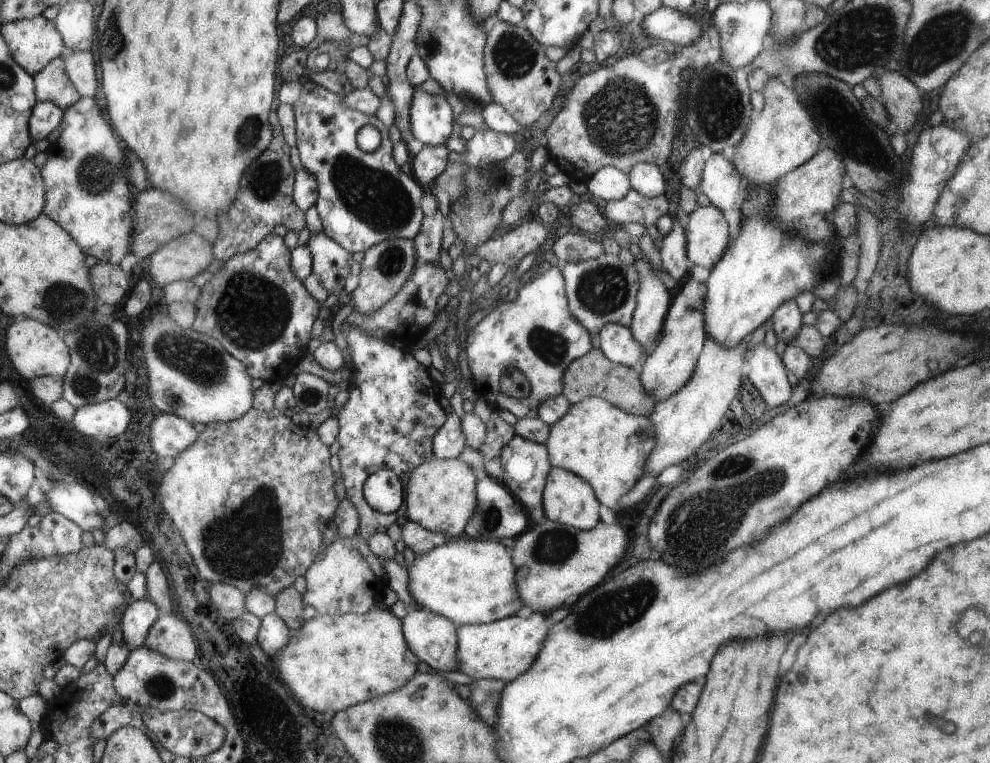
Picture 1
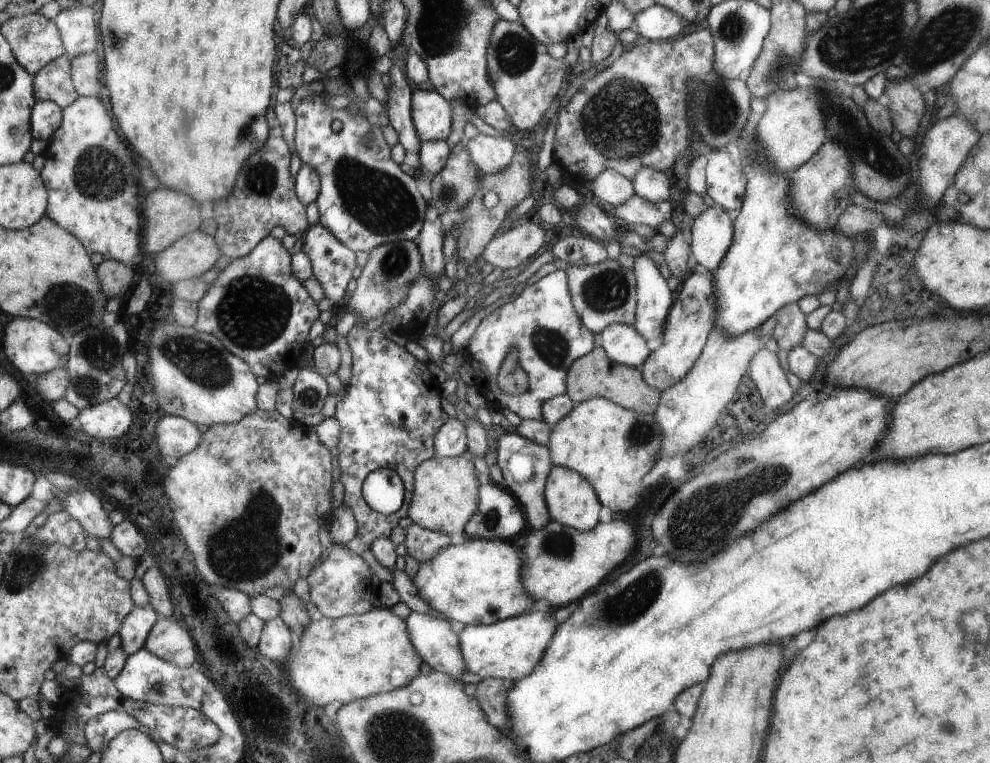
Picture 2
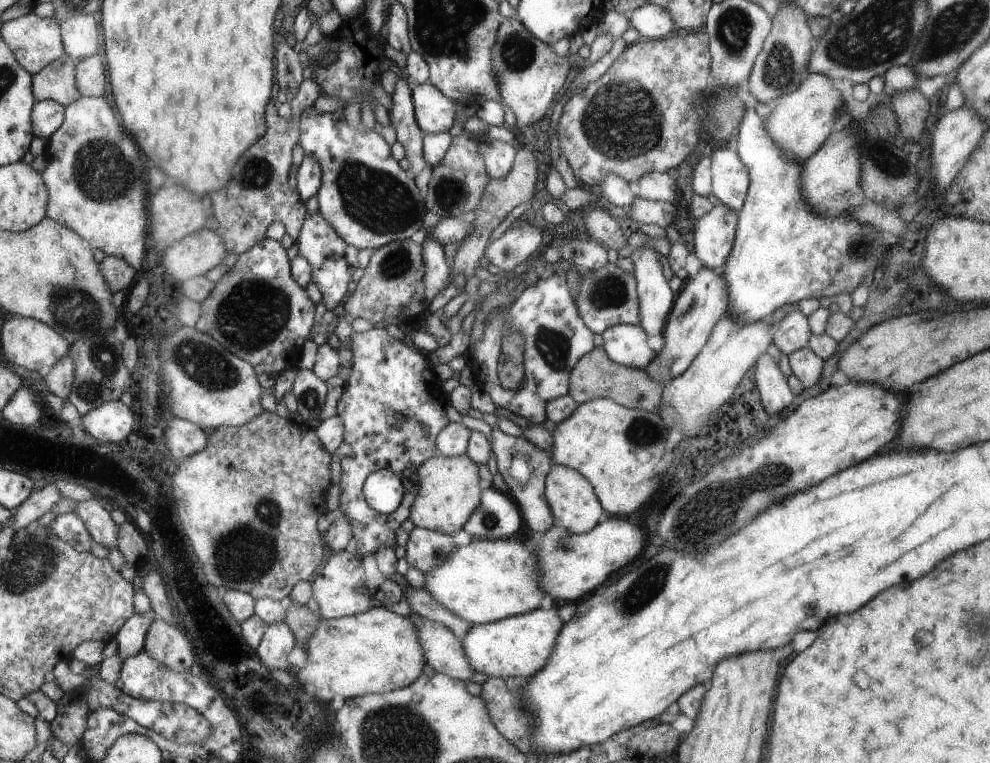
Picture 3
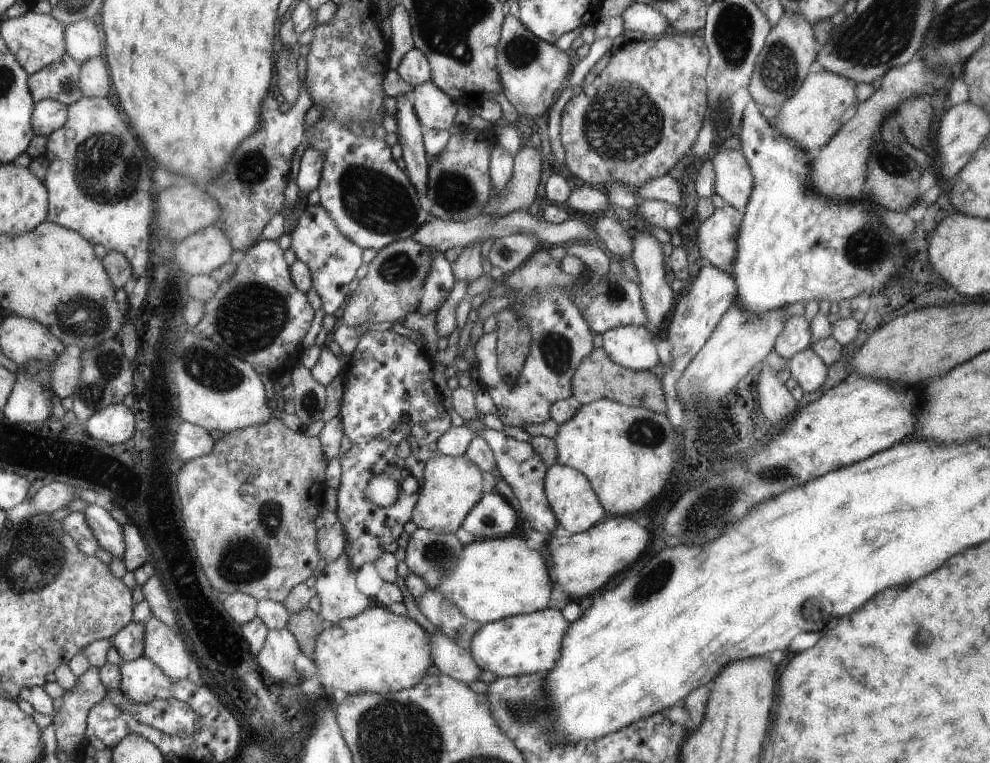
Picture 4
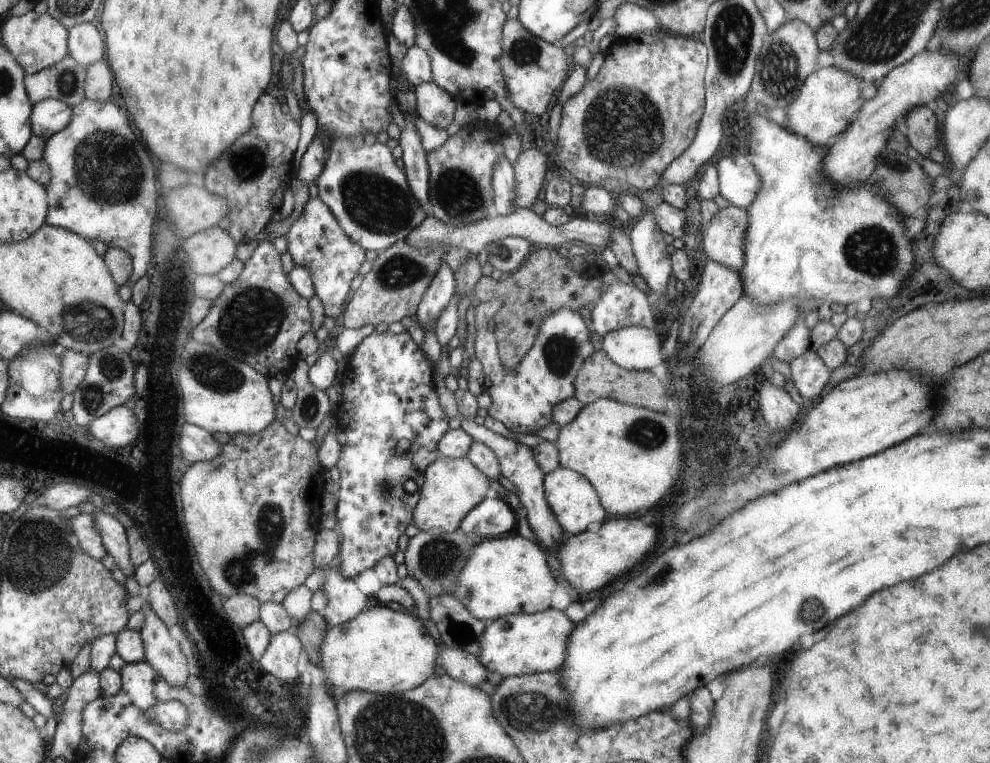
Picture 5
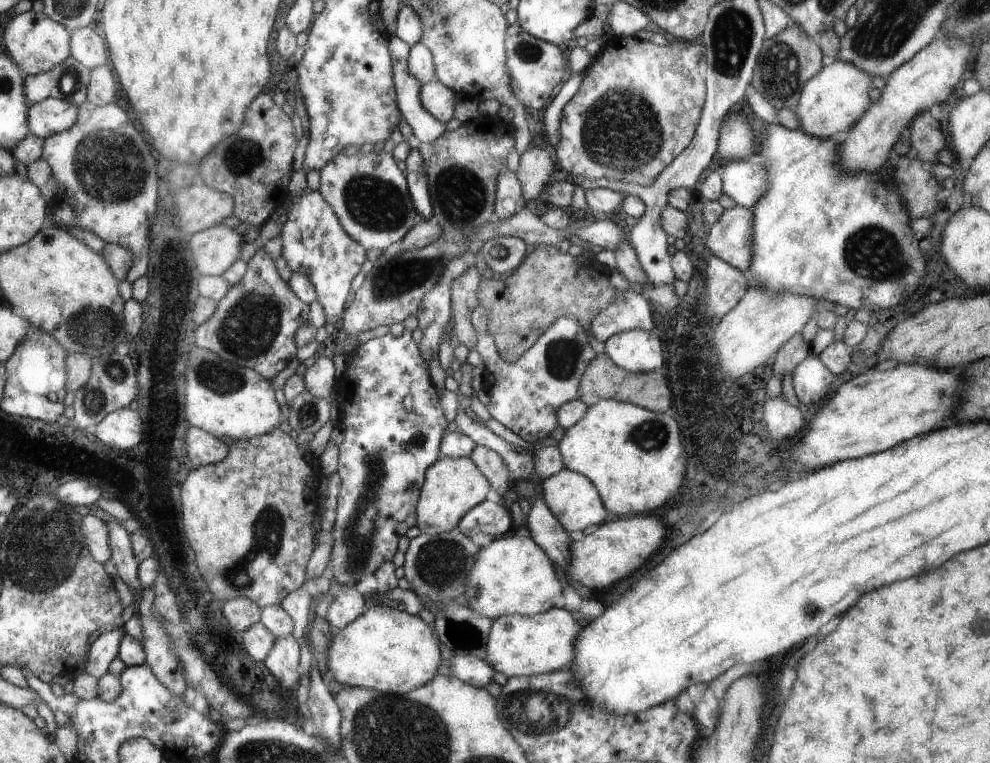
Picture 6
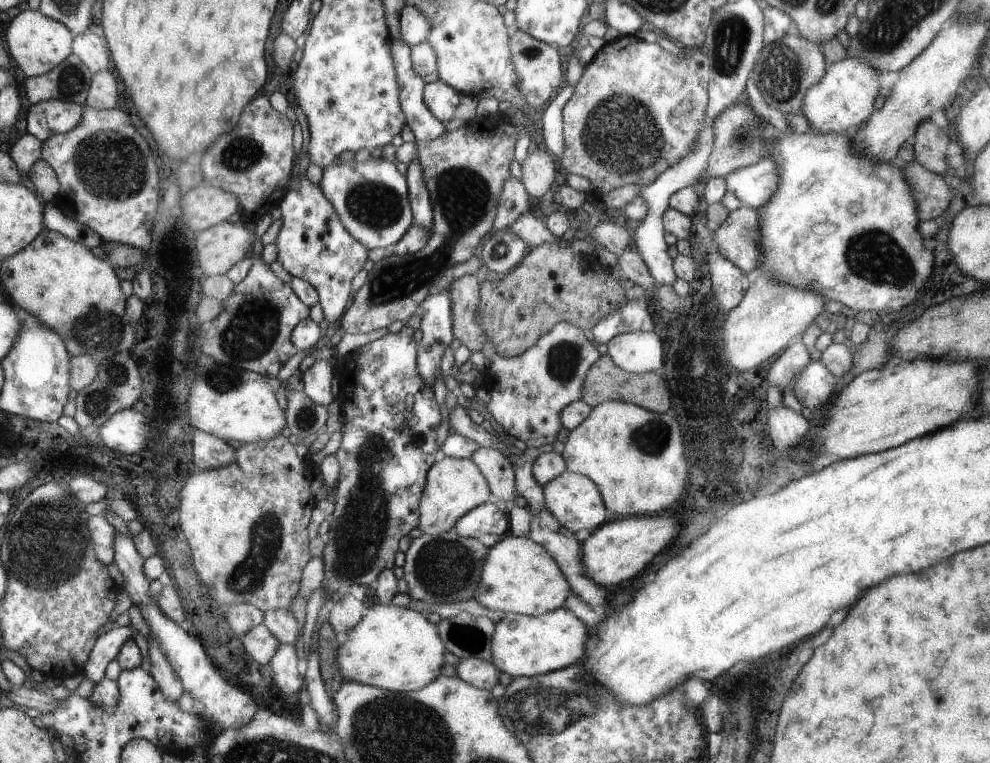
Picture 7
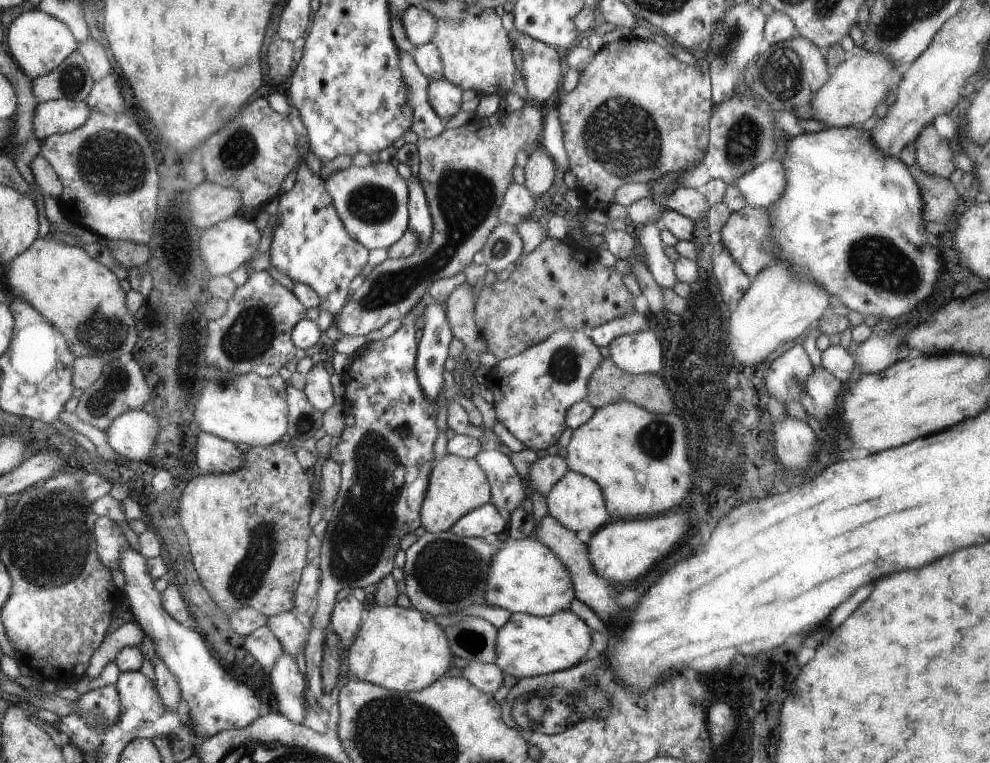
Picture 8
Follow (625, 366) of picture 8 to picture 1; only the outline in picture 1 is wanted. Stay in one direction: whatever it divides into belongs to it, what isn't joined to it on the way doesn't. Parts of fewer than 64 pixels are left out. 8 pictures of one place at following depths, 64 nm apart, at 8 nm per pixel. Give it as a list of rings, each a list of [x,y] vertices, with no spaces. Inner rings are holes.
[[[607,323],[598,332],[600,349],[611,362],[637,367],[641,356],[641,345],[634,338],[630,327],[619,323]]]

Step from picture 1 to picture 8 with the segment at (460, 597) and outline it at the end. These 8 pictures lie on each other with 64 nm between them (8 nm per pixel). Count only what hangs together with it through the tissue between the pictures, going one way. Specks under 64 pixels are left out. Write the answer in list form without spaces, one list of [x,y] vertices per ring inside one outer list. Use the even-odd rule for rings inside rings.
[[[504,536],[503,544],[490,562],[490,572],[486,580],[486,604],[509,610],[544,617],[565,610],[573,600],[570,573],[562,559],[550,547],[535,538],[513,540]]]

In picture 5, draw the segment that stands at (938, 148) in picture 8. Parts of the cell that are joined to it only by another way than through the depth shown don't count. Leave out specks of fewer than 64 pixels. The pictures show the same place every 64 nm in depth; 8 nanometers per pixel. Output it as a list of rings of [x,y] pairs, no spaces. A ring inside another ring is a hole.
[[[923,105],[910,110],[903,118],[907,129],[908,144],[922,158],[929,158],[929,150],[941,144],[941,135],[937,133],[935,115]]]

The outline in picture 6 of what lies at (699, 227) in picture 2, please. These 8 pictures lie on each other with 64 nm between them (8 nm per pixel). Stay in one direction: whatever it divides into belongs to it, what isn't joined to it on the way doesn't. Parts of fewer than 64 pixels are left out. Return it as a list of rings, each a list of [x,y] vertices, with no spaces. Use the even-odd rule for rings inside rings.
[[[741,205],[725,209],[721,216],[711,226],[707,226],[706,248],[717,258],[724,260],[727,264],[737,270],[749,269],[751,257],[751,245],[753,242],[753,210]]]

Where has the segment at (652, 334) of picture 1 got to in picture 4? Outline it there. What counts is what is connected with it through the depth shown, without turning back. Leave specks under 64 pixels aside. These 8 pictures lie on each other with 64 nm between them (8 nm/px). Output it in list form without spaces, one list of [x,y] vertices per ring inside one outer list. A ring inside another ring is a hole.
[[[641,223],[631,233],[630,260],[639,277],[638,286],[641,288],[642,305],[645,307],[647,315],[645,327],[656,331],[665,313],[669,312],[669,308],[674,305],[674,293],[665,281],[665,257],[661,253],[661,243],[649,233],[646,226],[647,224]]]

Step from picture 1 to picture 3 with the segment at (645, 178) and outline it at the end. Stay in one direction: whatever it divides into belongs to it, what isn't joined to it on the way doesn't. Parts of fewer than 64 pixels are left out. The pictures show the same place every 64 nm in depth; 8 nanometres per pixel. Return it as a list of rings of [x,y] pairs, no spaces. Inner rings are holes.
[[[647,172],[634,184],[635,196],[649,201],[675,202],[675,182],[665,173]]]

